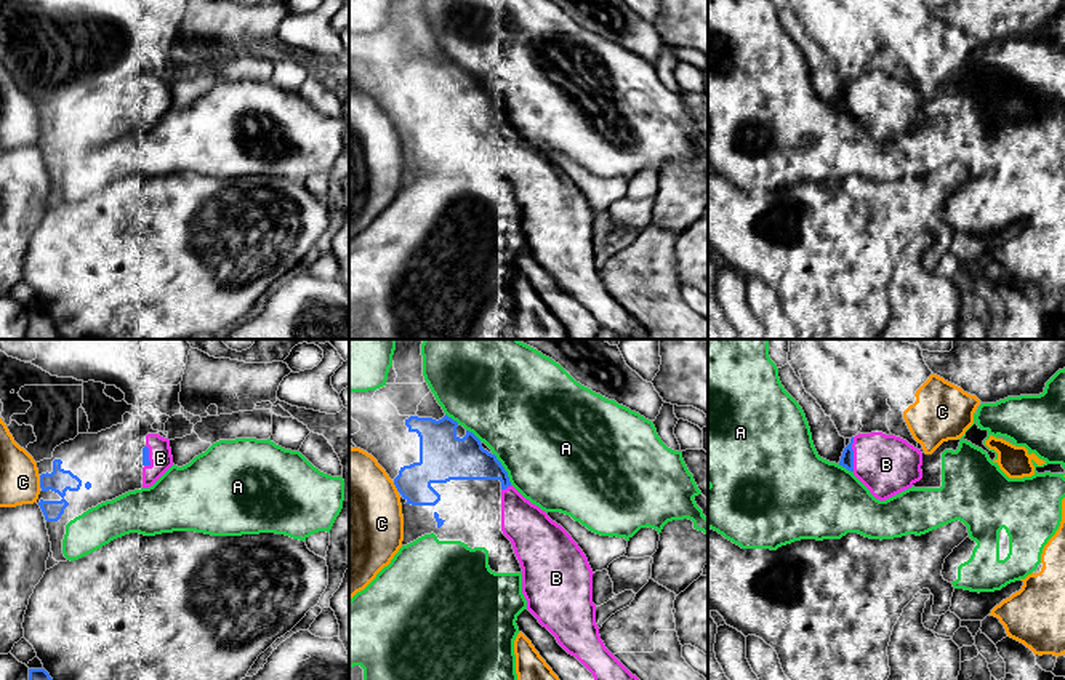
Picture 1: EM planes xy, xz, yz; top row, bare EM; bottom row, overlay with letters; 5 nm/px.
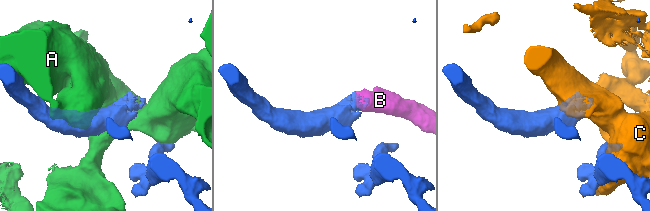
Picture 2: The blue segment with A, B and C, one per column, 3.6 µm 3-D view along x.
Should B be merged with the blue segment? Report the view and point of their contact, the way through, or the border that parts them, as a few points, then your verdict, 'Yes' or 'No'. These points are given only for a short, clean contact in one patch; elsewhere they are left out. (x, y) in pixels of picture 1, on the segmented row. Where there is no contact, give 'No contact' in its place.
Touches blue at yz (852, 455). Yes

